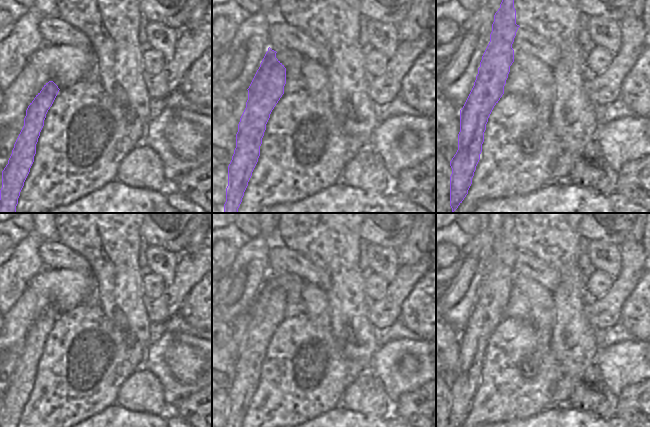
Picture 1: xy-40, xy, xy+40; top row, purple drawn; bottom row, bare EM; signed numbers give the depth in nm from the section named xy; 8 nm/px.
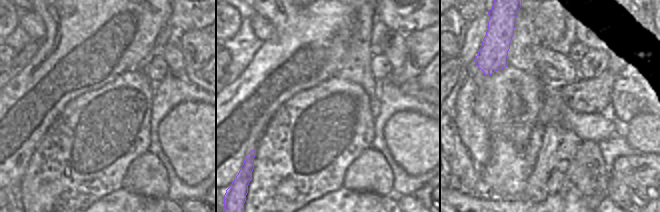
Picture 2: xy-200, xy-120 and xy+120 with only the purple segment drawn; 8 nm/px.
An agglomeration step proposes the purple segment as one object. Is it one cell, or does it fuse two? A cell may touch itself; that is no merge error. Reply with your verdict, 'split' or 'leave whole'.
leave whole

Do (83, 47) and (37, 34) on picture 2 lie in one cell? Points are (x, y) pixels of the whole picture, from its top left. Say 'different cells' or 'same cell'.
different cells

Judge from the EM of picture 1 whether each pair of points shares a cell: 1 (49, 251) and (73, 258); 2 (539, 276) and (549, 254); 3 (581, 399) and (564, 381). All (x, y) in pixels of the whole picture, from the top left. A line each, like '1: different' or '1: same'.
1: same
2: different
3: different

